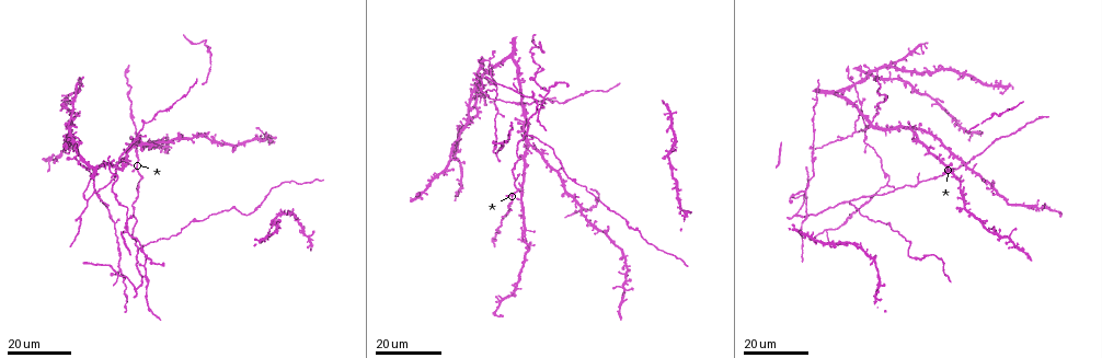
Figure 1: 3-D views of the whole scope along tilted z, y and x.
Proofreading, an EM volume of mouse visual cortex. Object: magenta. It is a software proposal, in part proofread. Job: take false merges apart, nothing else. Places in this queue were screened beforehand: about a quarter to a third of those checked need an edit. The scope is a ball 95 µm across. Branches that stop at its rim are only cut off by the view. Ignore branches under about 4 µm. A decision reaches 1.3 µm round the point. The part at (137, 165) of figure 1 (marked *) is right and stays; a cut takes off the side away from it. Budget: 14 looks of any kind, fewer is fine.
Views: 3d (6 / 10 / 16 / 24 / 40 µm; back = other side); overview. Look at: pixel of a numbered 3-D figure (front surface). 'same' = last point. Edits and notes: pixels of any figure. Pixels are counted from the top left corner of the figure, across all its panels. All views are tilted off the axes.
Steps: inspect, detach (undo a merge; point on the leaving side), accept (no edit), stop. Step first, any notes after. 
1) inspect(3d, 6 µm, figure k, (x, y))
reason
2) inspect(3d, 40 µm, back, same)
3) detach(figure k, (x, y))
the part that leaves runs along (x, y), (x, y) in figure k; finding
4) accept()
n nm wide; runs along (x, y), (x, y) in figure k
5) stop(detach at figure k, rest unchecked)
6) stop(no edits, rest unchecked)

inspect(3d, 24 µm, figure 1, (87, 201))
three arms meet

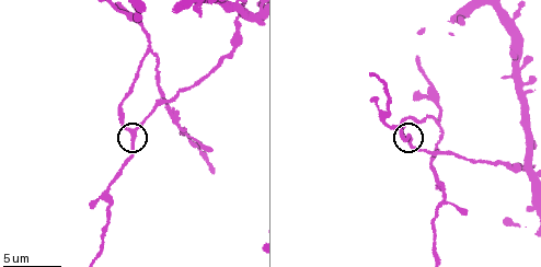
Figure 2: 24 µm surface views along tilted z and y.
inspect(3d, 6 µm, figure 2, (132, 134))

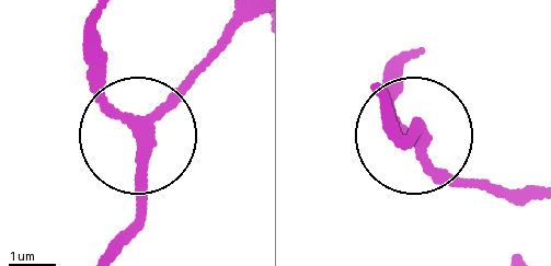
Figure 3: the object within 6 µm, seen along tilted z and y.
accept()
220 nm wide; runs along (248, 23), (146, 131), (130, 242) in figure 3; all the same neuron

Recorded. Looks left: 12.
inspect(3d, 16 µm, figure 1, (136, 247))
branch point

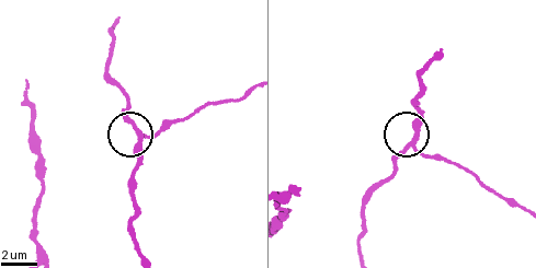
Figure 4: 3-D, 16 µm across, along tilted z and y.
inspect(3d, 10 µm, figure 4, (414, 142))

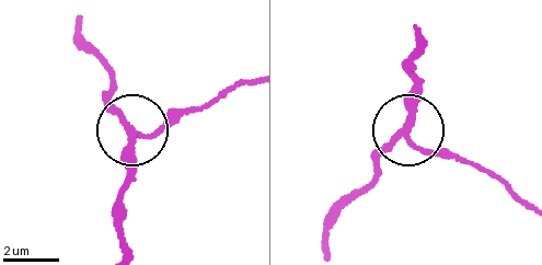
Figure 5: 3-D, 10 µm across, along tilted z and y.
accept()
3 arms; runs along (322, 243), (330, 211), (403, 127), (416, 79) in figure 5; all the same neuron

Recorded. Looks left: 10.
inspect(3d, 6 µm, figure 2, (523, 165))
four-way junction

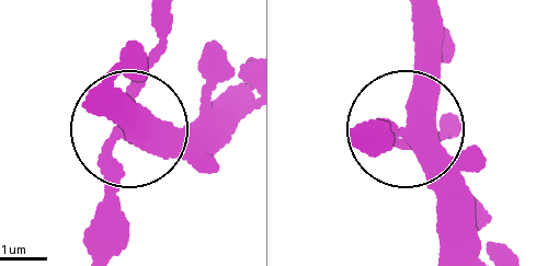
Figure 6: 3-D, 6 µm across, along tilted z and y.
accept()
410 nm wide; runs along (470, 242), (466, 211), (413, 126), (428, 13) in figure 6; continuous, no second neuron

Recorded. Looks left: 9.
inspect(3d, 10 µm, figure 2, (438, 123))
two arms in line, one across

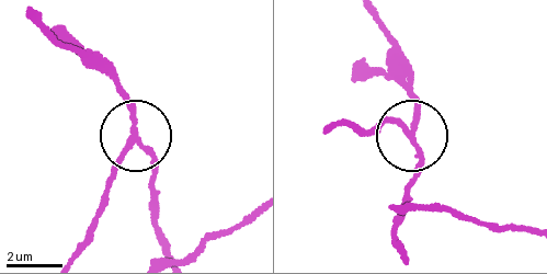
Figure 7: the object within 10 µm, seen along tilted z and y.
detach(figure 7, (154, 164))
150 nm wide; the part that leaves runs along (138, 136), (156, 166), (150, 191), (162, 252) in figure 7; a second neuron is stuck on

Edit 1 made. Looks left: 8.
inspect(overview)
see it whole again

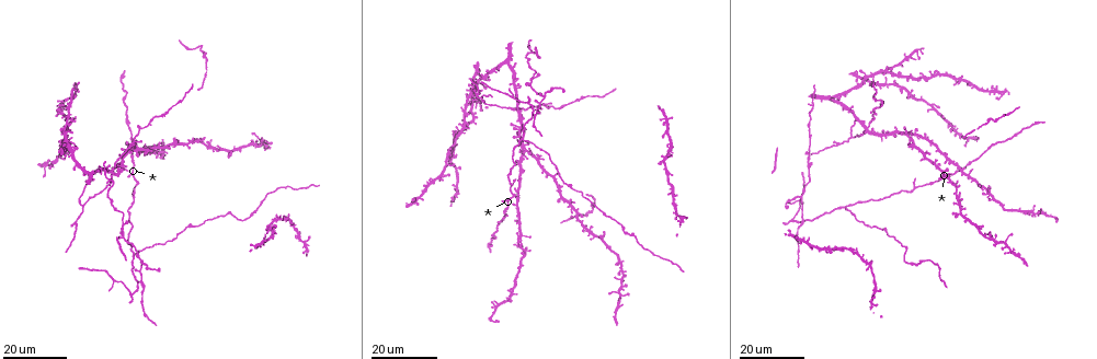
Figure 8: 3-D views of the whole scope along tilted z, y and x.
inspect(3d, 24 µm, figure 8, (137, 285))
three-way junction

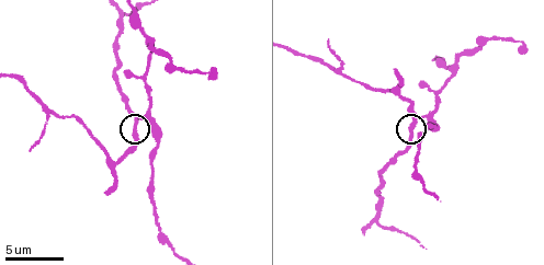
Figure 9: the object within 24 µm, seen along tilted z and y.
inspect(3d, 10 µm, figure 9, (138, 134))
closer look

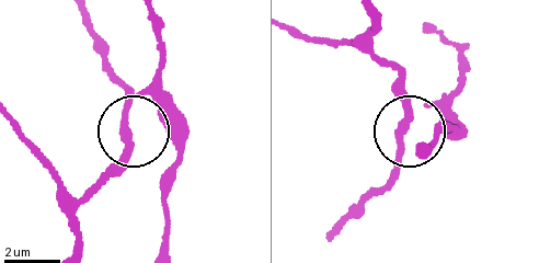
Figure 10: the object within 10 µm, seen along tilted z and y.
accept()
210 nm wide; runs along (335, 225), (391, 175), (411, 124), (402, 68) in figure 10; all the same neuron

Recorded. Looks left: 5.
inspect(3d, 24 µm, figure 8, (535, 76))
three arms meet

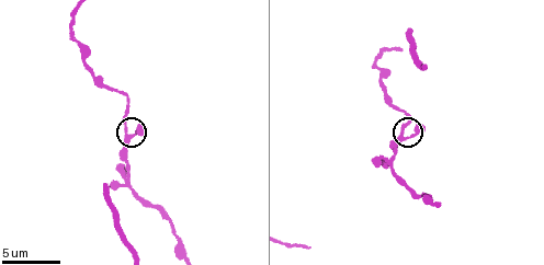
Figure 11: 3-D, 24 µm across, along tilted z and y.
inspect(3d, 6 µm, figure 11, (401, 137))

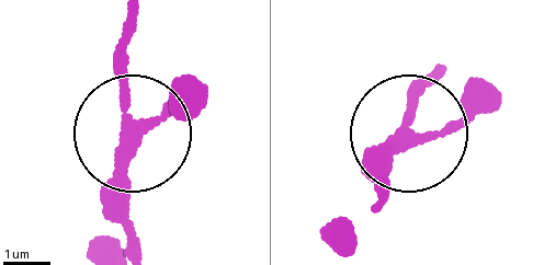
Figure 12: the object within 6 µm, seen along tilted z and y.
accept()
side arm 20 µm; 3 arms; all the same neuron

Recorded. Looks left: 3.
stop(detach at figure 7, rest unchecked)

